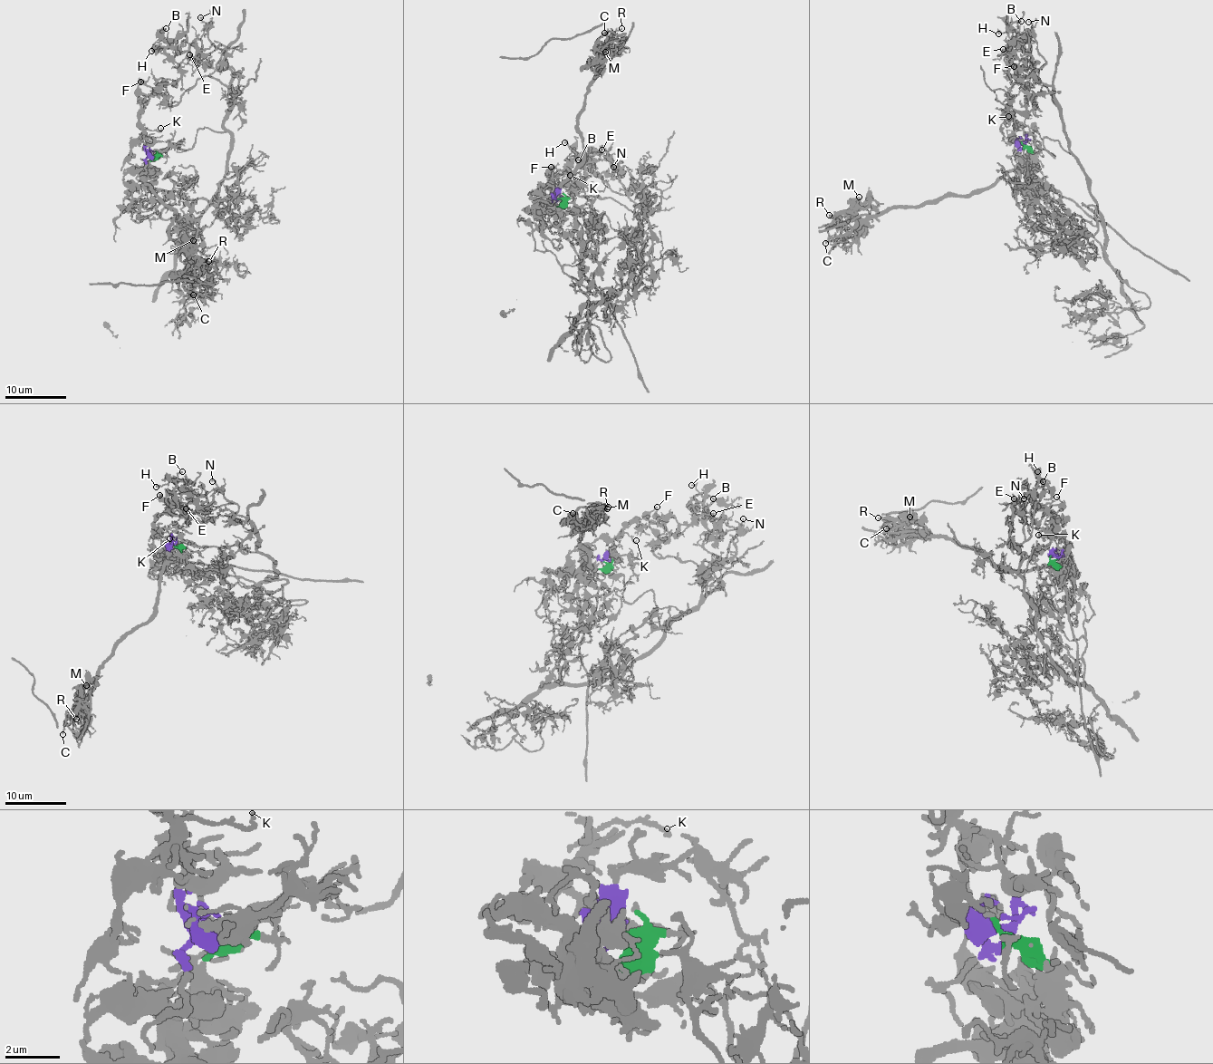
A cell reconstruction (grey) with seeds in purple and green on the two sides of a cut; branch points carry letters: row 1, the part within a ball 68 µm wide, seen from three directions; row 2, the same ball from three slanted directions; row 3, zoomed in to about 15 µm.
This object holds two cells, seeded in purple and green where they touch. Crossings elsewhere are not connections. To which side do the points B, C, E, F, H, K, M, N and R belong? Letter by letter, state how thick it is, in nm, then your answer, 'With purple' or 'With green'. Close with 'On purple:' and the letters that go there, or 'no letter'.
B: Thickness 150 nm. With purple
C: Thickness 190 nm. With green
E: Thickness 120 nm. With purple
F: Thickness 140 nm. With purple
H: Thickness 200 nm. With purple
K: Thickness 140 nm. With purple
M: Thickness 170 nm. With green
N: Thickness 150 nm. With purple
R: Thickness 150 nm. With green
On purple: B, E, F, H, K, N

